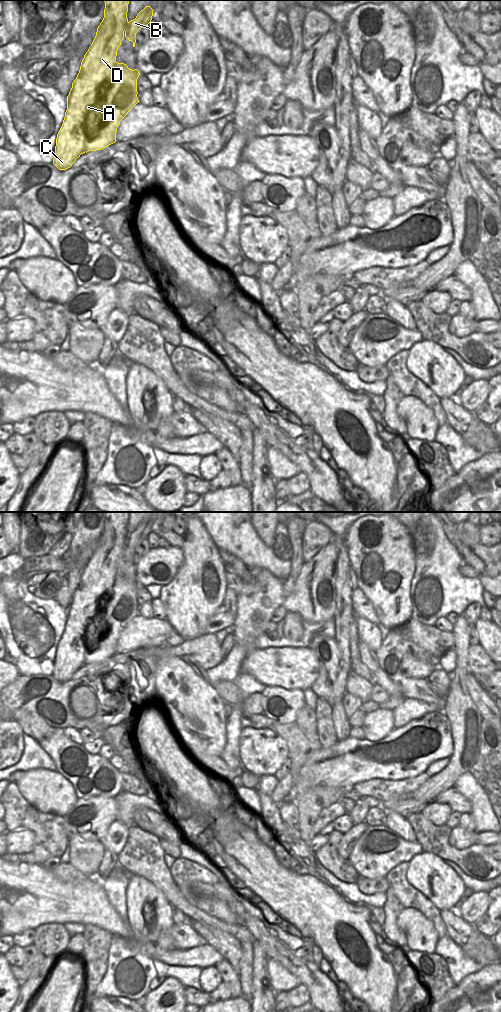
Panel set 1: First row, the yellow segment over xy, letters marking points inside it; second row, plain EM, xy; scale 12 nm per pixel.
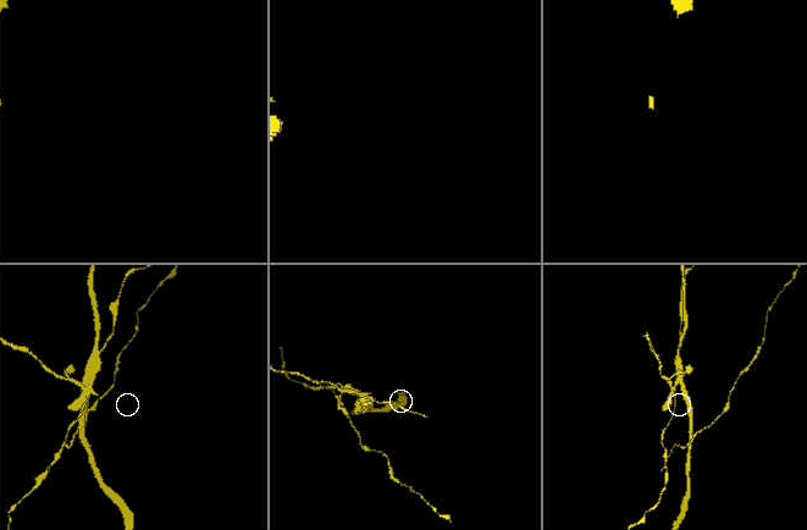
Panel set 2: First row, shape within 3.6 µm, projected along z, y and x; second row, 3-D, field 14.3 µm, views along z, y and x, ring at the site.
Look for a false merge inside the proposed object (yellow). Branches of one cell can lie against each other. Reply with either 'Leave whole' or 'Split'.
Split.

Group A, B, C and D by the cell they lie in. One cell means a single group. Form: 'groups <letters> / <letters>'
groups A C D / B

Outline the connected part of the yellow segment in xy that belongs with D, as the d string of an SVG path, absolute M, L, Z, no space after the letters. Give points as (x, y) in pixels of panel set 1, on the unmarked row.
M129 512L104 514L104 530L67 608L67 622L57 646L53 670L53 676L59 682L70 680L85 665L84 638L96 633L99 611L108 603L108 592L116 580L117 562L129 537Z

